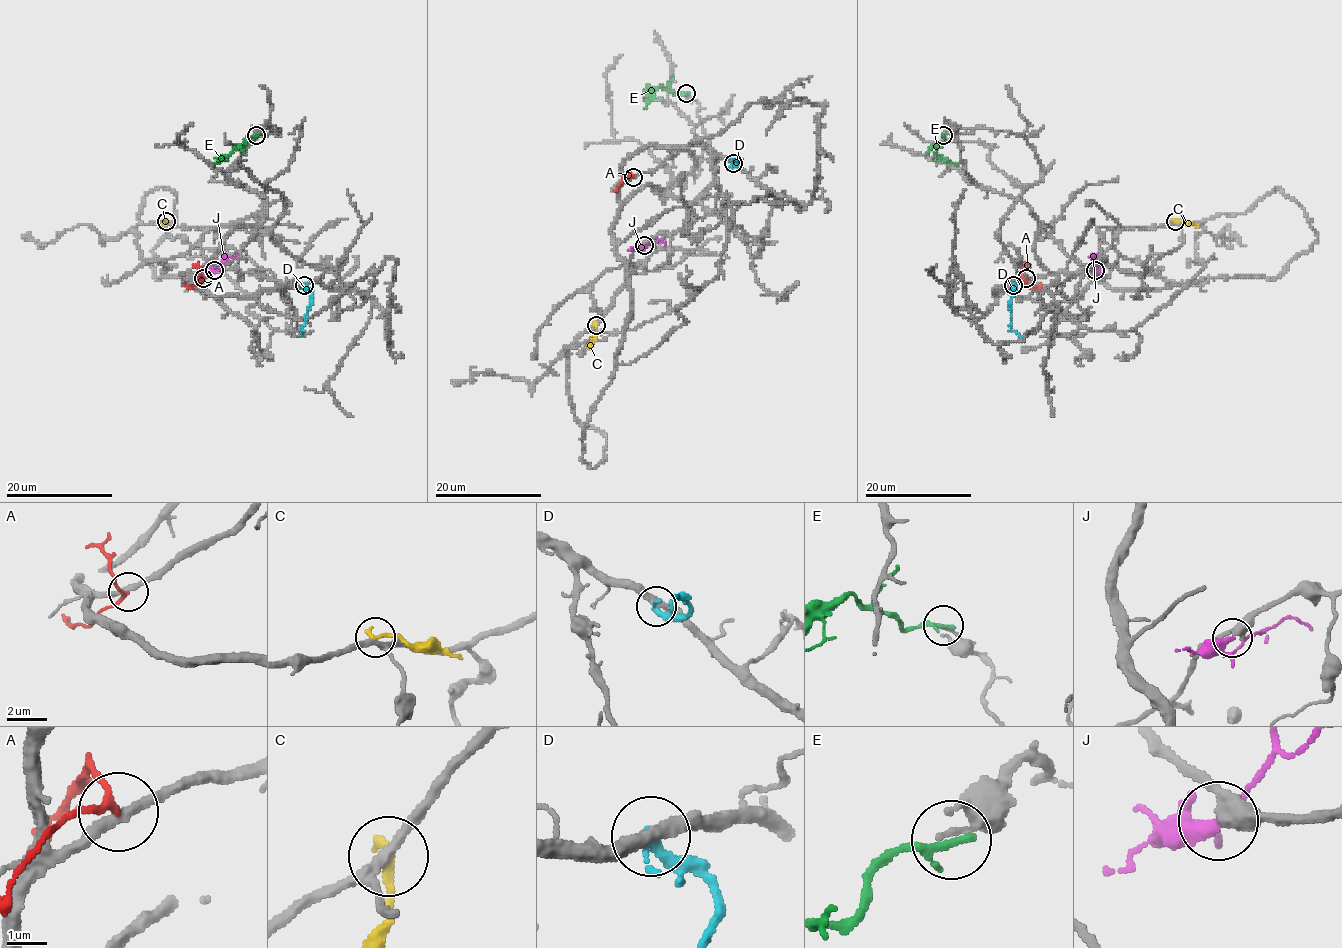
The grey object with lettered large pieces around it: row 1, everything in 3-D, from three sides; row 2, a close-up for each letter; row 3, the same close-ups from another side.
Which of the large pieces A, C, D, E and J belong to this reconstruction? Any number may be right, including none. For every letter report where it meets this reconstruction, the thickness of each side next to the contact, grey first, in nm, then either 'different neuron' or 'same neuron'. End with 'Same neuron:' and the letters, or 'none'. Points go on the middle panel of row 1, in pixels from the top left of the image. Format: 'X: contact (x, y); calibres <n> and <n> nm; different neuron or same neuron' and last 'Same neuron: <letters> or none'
A: contact (633, 177); calibres 260 and 160 nm; different neuron
C: contact (596, 325); calibres 240 and 240 nm; different neuron
D: contact (733, 163); calibres 360 and 320 nm; different neuron
E: contact (686, 93); calibres 150 and 240 nm; different neuron
J: contact (644, 245); calibres 400 and 280 nm; different neuron
Same neuron: none

